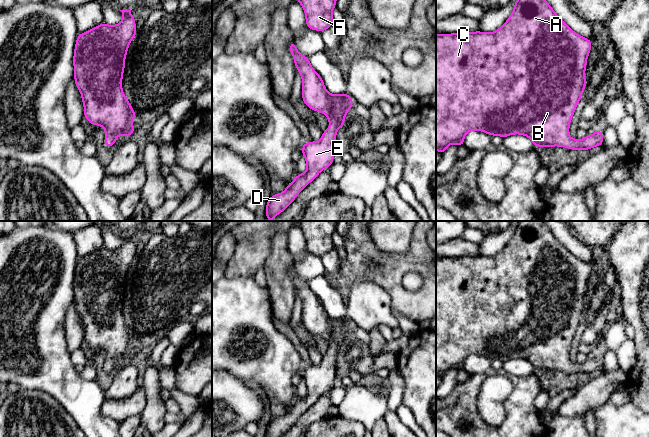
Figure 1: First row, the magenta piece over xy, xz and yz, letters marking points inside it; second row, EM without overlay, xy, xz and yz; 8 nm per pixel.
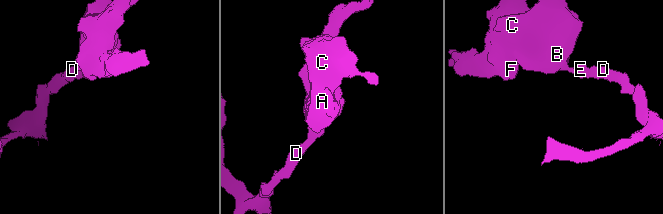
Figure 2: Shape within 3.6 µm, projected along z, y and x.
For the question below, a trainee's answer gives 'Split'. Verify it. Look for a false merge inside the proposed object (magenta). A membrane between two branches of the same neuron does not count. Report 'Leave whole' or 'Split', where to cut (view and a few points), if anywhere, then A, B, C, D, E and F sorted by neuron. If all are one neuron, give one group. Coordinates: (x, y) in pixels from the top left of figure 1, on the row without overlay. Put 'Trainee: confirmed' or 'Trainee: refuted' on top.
Trainee: refuted
Leave whole. No split. Groups: A B C D E F

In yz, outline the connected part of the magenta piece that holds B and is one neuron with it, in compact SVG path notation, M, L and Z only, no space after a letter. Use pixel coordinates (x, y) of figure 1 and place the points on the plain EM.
M519 221L514 227L514 233L507 245L496 255L485 257L481 255L436 258L436 374L442 379L446 372L454 367L458 371L464 369L464 361L471 354L478 354L489 358L491 361L499 359L505 362L509 359L520 358L527 360L537 371L567 371L569 374L588 374L596 370L603 370L602 354L597 353L593 359L584 363L571 363L569 350L586 312L585 294L587 282L592 272L592 265L574 256L553 234L543 221Z

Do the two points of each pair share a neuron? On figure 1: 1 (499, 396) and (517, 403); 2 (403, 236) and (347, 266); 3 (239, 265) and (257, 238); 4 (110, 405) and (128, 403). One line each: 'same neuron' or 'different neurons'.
1: different neurons
2: different neurons
3: same neuron
4: same neuron

